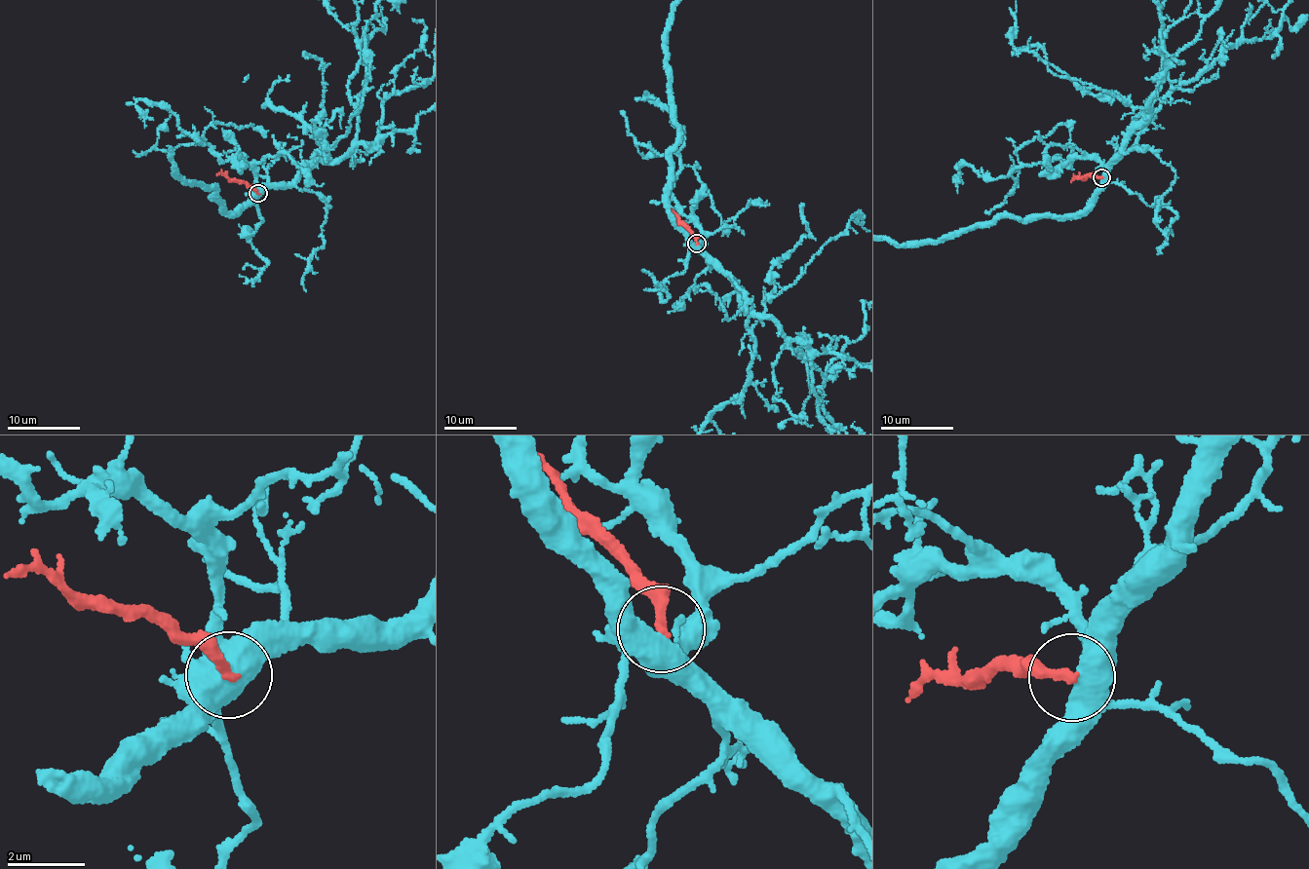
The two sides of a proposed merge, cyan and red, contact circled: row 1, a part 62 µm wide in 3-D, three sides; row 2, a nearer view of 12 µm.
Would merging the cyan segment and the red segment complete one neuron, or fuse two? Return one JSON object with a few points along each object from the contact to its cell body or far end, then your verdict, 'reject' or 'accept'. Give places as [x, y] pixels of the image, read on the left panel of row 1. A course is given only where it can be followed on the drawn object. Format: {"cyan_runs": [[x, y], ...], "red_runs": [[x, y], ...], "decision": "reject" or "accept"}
{"red_runs": [[257, 194], [246, 182], [216, 175]], "decision": "reject"}

